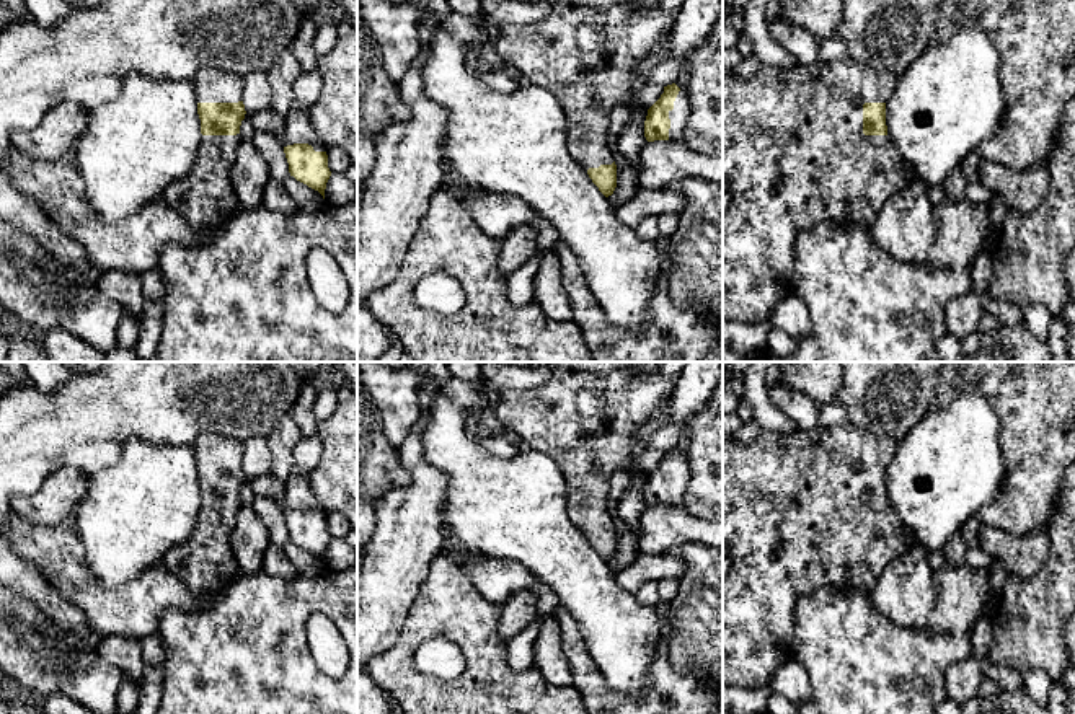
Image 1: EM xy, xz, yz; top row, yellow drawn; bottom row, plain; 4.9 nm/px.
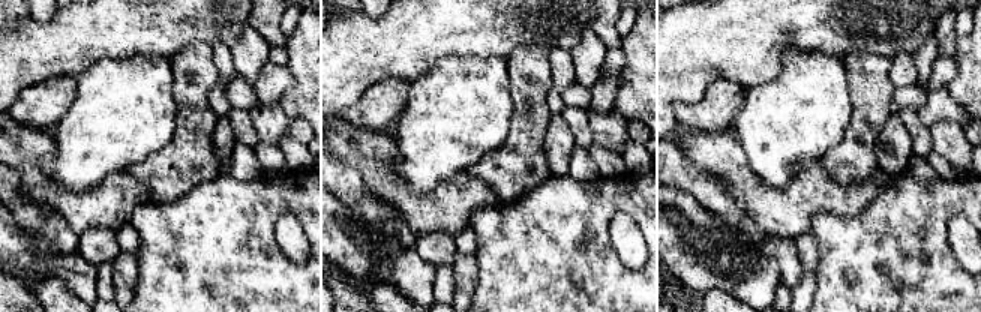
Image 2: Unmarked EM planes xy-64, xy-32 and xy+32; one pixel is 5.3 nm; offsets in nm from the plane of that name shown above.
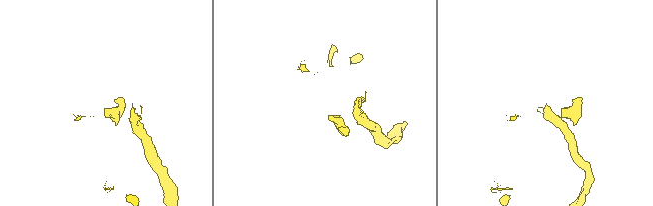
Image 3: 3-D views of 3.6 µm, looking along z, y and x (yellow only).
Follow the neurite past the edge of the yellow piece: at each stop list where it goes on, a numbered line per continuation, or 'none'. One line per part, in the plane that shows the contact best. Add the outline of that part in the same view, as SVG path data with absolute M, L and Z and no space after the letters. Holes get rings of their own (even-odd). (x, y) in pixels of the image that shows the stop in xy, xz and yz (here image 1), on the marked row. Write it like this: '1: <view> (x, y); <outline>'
1: yz (793, 149); M852 60L837 64L816 62L791 68L762 64L750 77L739 77L736 70L723 72L723 176L728 179L728 192L732 196L731 207L723 214L723 321L734 320L760 324L770 320L775 306L794 292L794 246L799 233L819 222L853 222L871 227L883 204L904 189L907 184L904 158L889 135L863 134L863 104L887 103L896 82L897 75L881 73Z

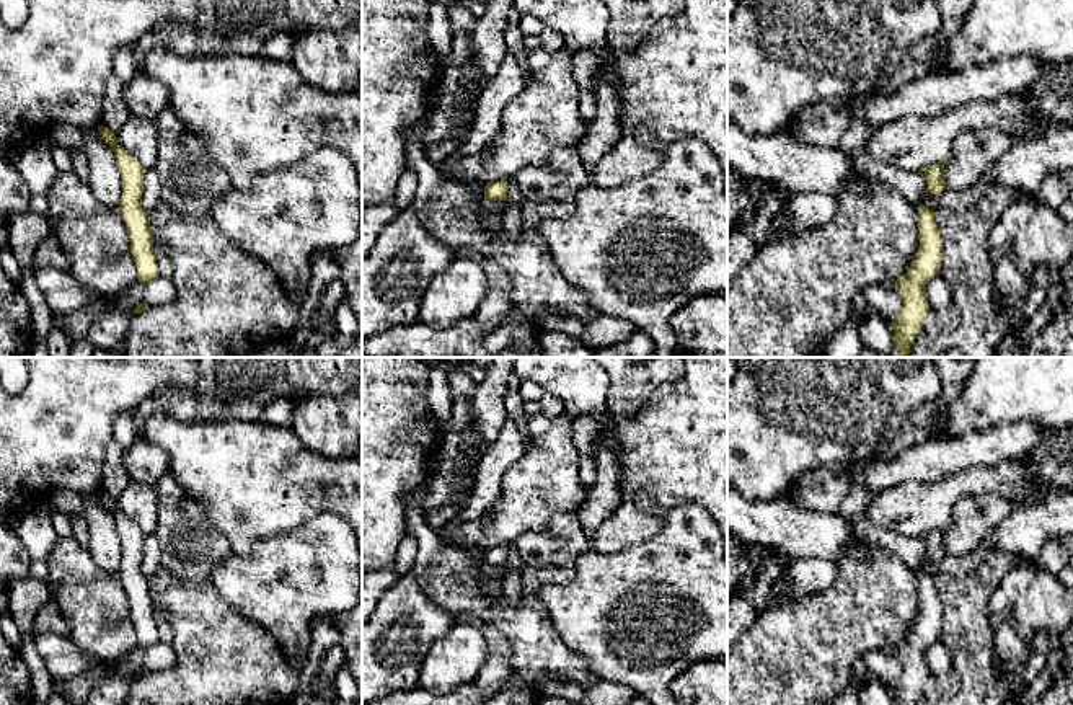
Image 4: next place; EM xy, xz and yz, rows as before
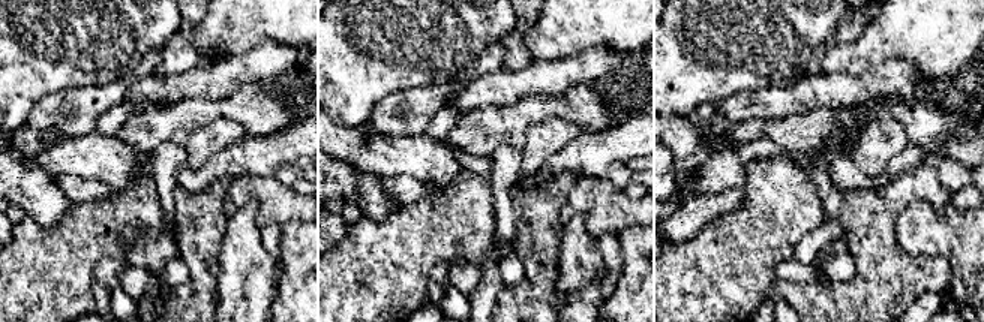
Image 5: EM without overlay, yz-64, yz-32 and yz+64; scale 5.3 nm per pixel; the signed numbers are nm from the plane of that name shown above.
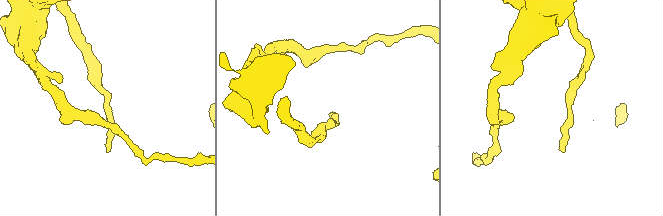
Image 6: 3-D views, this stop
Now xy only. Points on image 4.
none

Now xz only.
none

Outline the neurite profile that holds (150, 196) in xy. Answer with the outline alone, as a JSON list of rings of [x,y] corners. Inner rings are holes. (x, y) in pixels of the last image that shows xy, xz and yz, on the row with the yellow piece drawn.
[[[148,168],[144,176],[142,207],[147,212],[152,212],[160,202],[160,194],[161,194],[160,178],[155,168]]]

